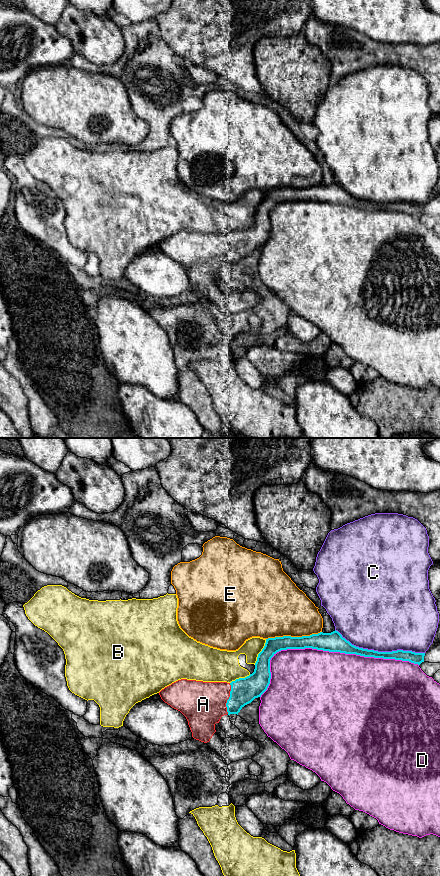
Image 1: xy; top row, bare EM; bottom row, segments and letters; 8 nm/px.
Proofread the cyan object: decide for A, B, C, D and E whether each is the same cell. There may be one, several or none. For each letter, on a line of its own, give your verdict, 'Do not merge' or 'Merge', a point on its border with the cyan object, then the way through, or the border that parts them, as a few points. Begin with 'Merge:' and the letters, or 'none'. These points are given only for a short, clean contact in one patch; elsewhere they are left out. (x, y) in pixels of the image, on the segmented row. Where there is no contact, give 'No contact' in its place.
Merge: A
A: Merge. Touches cyan at xy (229, 698)
B: Do not merge. Touches cyan at xy (260, 652)
C: Do not merge. Touches cyan at xy (380, 652)
D: Do not merge. Touches cyan at xy (325, 650)
E: Do not merge. Touches cyan at xy (293, 637)

